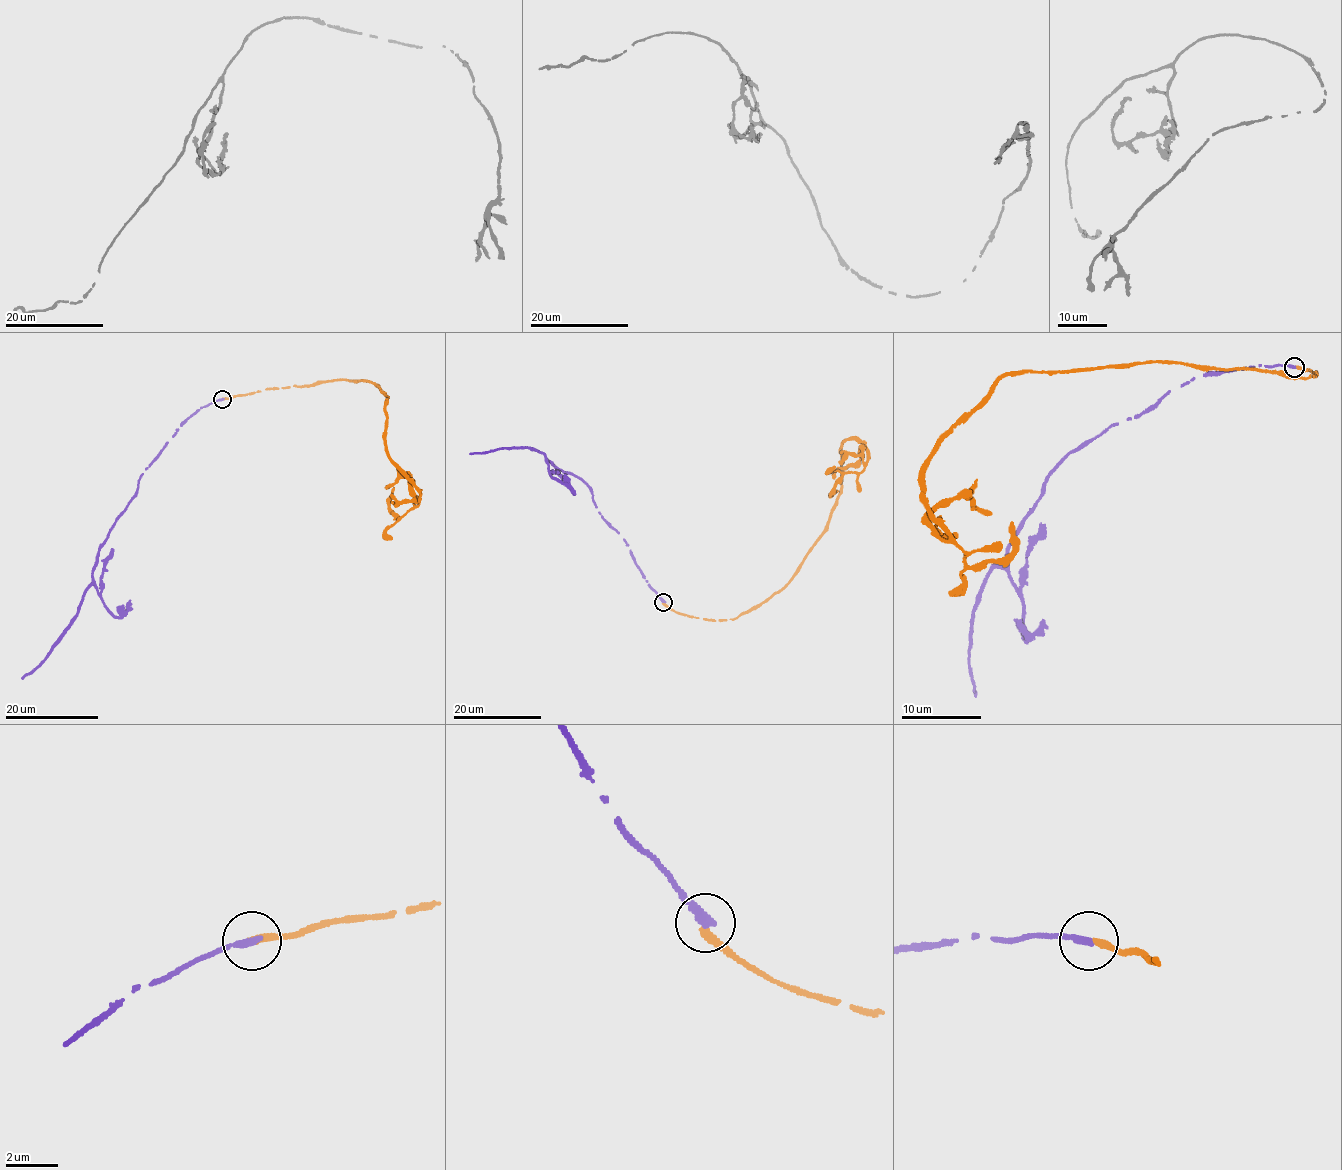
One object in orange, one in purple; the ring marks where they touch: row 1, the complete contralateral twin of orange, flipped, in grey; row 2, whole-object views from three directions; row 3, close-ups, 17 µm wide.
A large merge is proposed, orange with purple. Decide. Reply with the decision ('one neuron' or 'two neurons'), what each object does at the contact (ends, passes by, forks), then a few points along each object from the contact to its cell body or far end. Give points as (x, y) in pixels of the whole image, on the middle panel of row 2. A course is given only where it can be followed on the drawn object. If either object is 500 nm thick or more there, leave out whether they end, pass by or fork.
two neurons; orange ends there; purple ends there; orange runs (663, 602), (725, 620), (776, 594), (822, 533), (841, 444), (861, 442), (865, 466), (838, 492); purple runs (663, 602), (646, 581), (619, 532), (601, 516), (591, 487), (546, 460), (545, 455), (525, 447), (470, 454)

